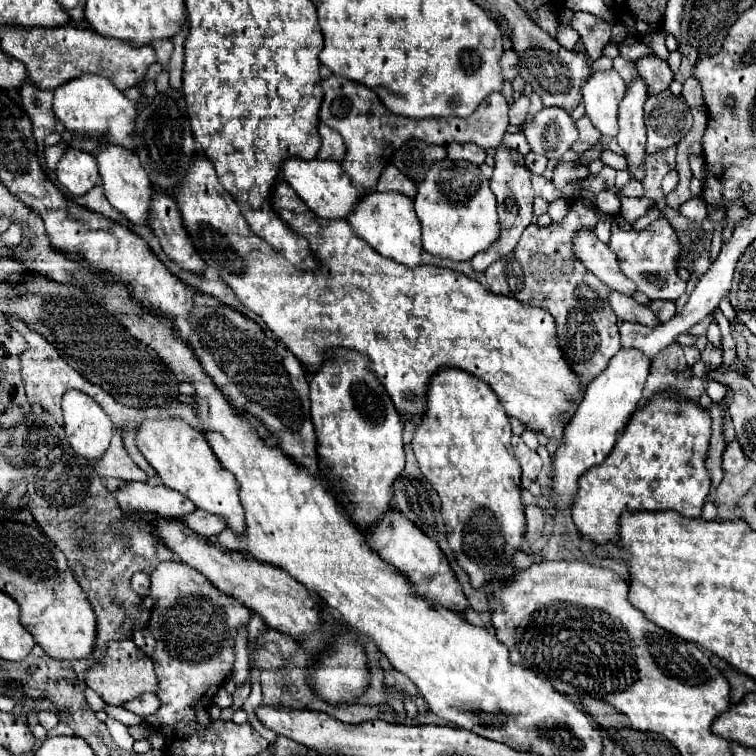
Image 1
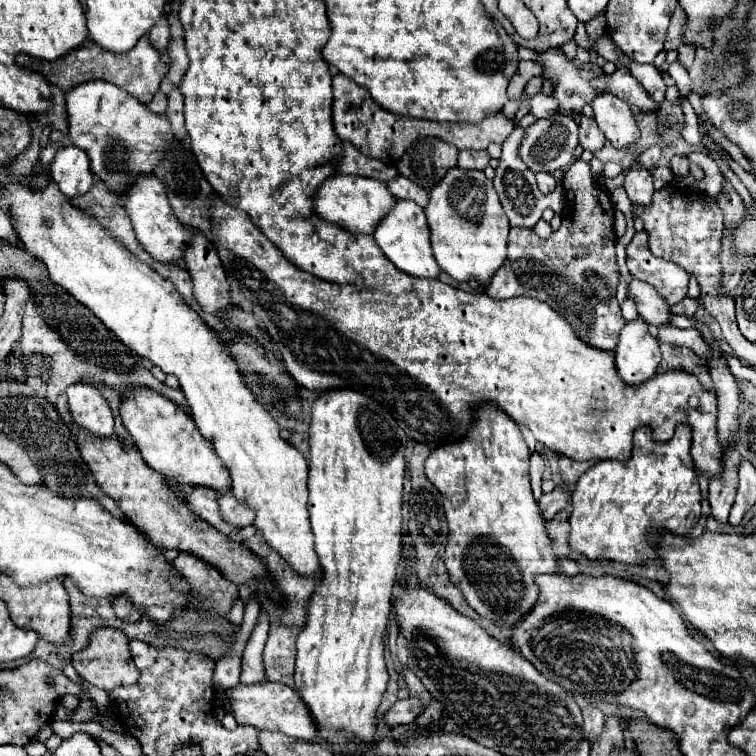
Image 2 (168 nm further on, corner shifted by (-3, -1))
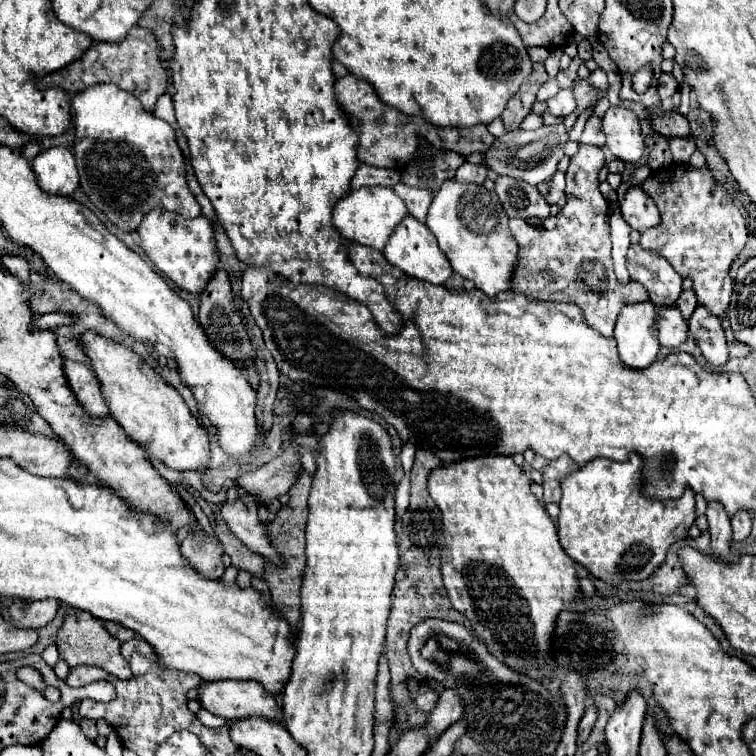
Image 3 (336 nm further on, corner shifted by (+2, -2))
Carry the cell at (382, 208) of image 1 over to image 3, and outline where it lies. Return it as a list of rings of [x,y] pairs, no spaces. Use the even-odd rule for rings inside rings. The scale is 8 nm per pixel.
[[[405,216],[401,224],[393,230],[393,234],[389,236],[383,248],[383,256],[387,258],[391,266],[399,268],[407,276],[413,276],[413,278],[419,278],[431,284],[445,284],[445,280],[453,274],[451,264],[439,250],[439,246],[435,244],[435,236],[431,236],[431,230],[425,224],[421,224],[419,220],[415,220],[413,216]]]

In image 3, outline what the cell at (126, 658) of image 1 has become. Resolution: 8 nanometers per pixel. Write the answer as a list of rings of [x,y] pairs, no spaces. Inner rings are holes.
[[[67,610],[67,618],[63,622],[63,628],[57,634],[57,648],[59,648],[59,658],[65,660],[71,668],[75,666],[97,666],[113,674],[115,678],[129,678],[131,670],[125,658],[119,652],[121,642],[113,638],[101,620],[95,620],[89,612],[83,610]]]

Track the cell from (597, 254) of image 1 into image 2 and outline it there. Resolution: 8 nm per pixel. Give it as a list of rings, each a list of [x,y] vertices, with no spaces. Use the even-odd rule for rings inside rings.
[[[632,279],[628,297],[636,301],[638,313],[646,319],[646,323],[650,323],[654,327],[660,327],[660,323],[670,323],[672,311],[668,307],[668,303],[664,303],[662,295],[652,285]]]

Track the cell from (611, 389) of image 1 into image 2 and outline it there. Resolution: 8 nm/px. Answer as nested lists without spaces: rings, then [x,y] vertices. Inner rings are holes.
[[[634,319],[622,327],[616,345],[616,369],[626,383],[636,385],[654,377],[660,357],[660,343],[644,319]]]

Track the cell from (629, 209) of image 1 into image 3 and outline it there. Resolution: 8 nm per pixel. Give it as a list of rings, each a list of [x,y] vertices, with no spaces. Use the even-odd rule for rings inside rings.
[[[671,164],[663,170],[651,172],[643,188],[655,200],[661,222],[653,230],[641,234],[641,246],[647,252],[659,254],[681,274],[693,280],[693,290],[701,306],[711,314],[723,318],[727,314],[733,280],[729,276],[731,262],[747,242],[747,222],[731,202],[729,192],[713,178],[713,172],[703,168]]]

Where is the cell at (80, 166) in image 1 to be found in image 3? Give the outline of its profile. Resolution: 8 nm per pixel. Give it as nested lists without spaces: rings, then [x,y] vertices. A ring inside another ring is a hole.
[[[57,146],[43,150],[33,162],[33,172],[39,178],[39,184],[49,194],[71,196],[79,188],[79,174],[75,166],[75,156],[69,148]]]

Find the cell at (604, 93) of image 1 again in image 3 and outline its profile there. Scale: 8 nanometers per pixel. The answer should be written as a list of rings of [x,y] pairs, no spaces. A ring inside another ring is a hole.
[[[611,106],[601,120],[609,150],[623,162],[641,160],[645,144],[643,134],[639,130],[637,114],[623,106]]]

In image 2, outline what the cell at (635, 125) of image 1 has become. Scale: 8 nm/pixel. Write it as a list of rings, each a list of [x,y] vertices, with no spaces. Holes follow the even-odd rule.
[[[636,161],[630,165],[630,169],[626,171],[626,179],[624,179],[624,187],[628,193],[628,199],[632,205],[640,205],[640,207],[648,207],[652,203],[652,193],[654,193],[654,185],[652,185],[652,173],[642,169]]]

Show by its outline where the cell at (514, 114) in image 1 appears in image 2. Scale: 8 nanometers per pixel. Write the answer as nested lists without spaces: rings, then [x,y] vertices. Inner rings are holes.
[[[534,95],[532,97],[532,115],[536,117],[548,117],[548,115],[556,115],[560,111],[560,105],[556,103],[556,99],[552,99],[552,95]]]

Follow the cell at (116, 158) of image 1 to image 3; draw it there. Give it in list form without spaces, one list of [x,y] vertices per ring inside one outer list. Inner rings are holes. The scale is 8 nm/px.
[[[155,208],[143,216],[143,220],[137,228],[137,234],[141,238],[141,248],[145,250],[149,260],[167,278],[171,278],[181,290],[199,294],[217,268],[217,252],[215,252],[211,222],[205,216],[187,220],[183,216],[167,212],[163,208]]]

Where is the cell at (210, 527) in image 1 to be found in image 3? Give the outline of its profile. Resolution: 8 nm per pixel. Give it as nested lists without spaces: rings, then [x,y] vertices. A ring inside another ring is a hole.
[[[287,452],[253,472],[237,476],[235,486],[245,490],[259,506],[263,506],[289,492],[289,488],[295,482],[297,468],[301,468],[299,456]]]

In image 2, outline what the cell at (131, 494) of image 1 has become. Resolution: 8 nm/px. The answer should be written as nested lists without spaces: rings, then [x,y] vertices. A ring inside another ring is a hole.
[[[194,487],[186,493],[186,503],[190,503],[190,509],[194,513],[198,513],[204,521],[208,521],[210,525],[214,525],[220,533],[224,535],[232,535],[238,533],[240,527],[232,527],[230,523],[224,523],[224,519],[220,519],[220,509],[218,509],[218,497],[216,491],[206,489],[206,487]]]

